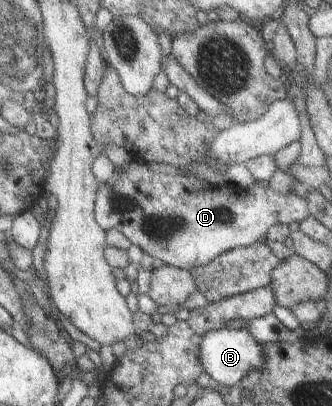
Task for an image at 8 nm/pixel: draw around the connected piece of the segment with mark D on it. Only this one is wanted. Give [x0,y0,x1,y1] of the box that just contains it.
[93,162,308,270]

